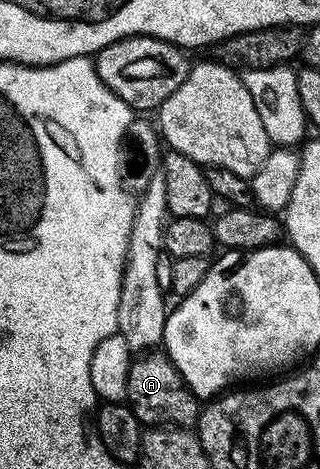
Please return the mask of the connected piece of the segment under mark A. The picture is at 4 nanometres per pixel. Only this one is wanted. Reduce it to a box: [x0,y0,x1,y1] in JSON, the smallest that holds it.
[125,352,201,428]

